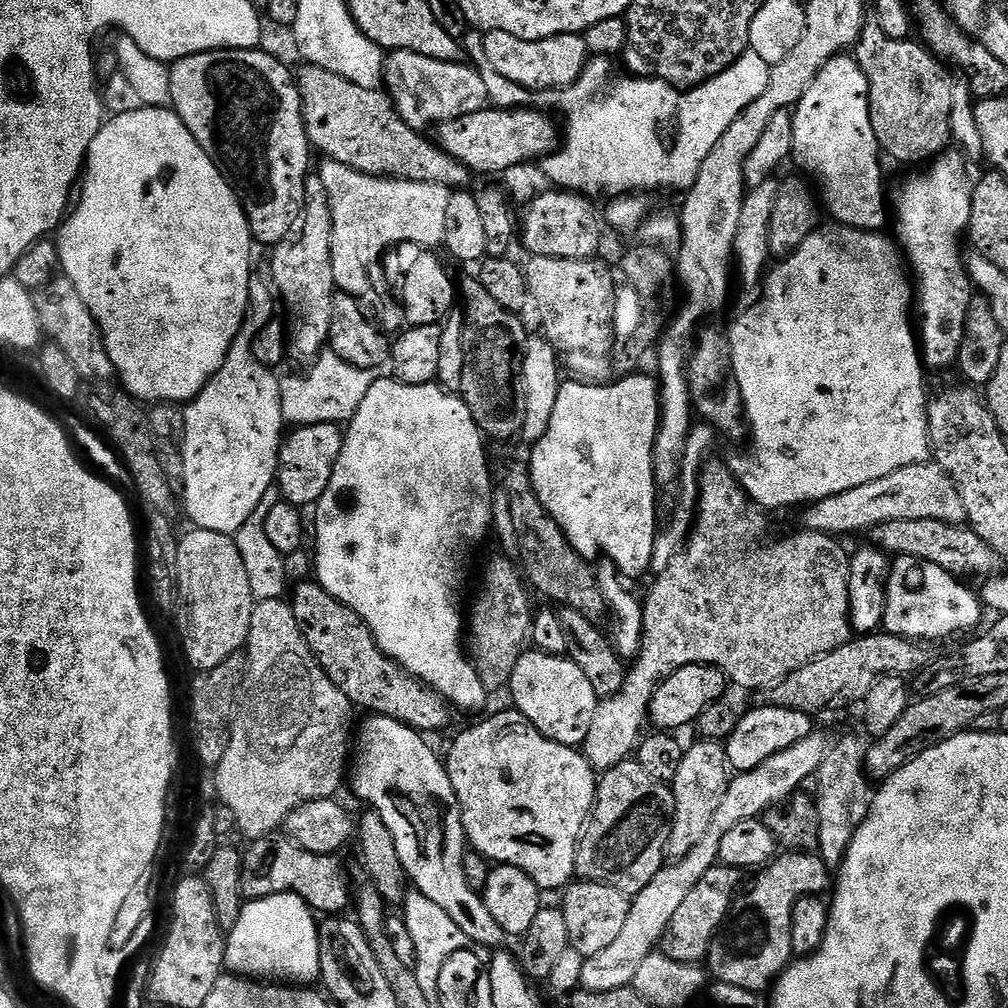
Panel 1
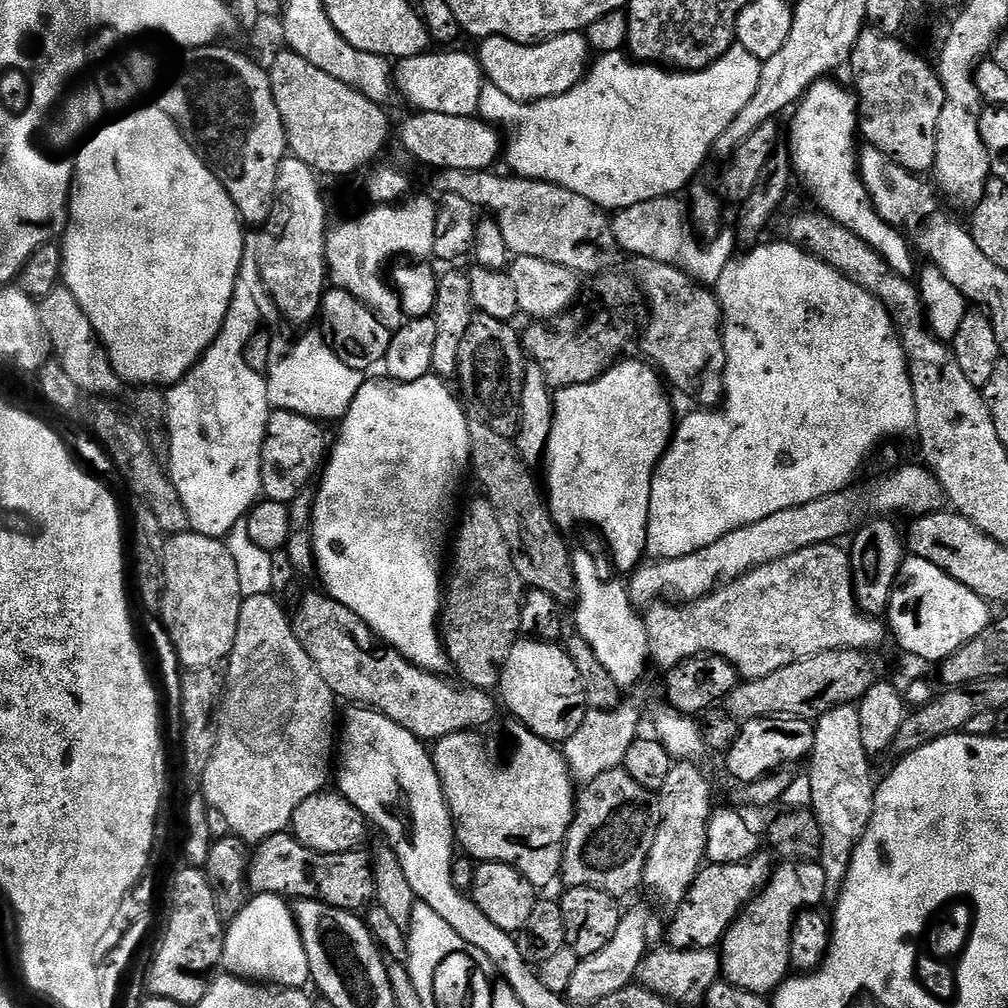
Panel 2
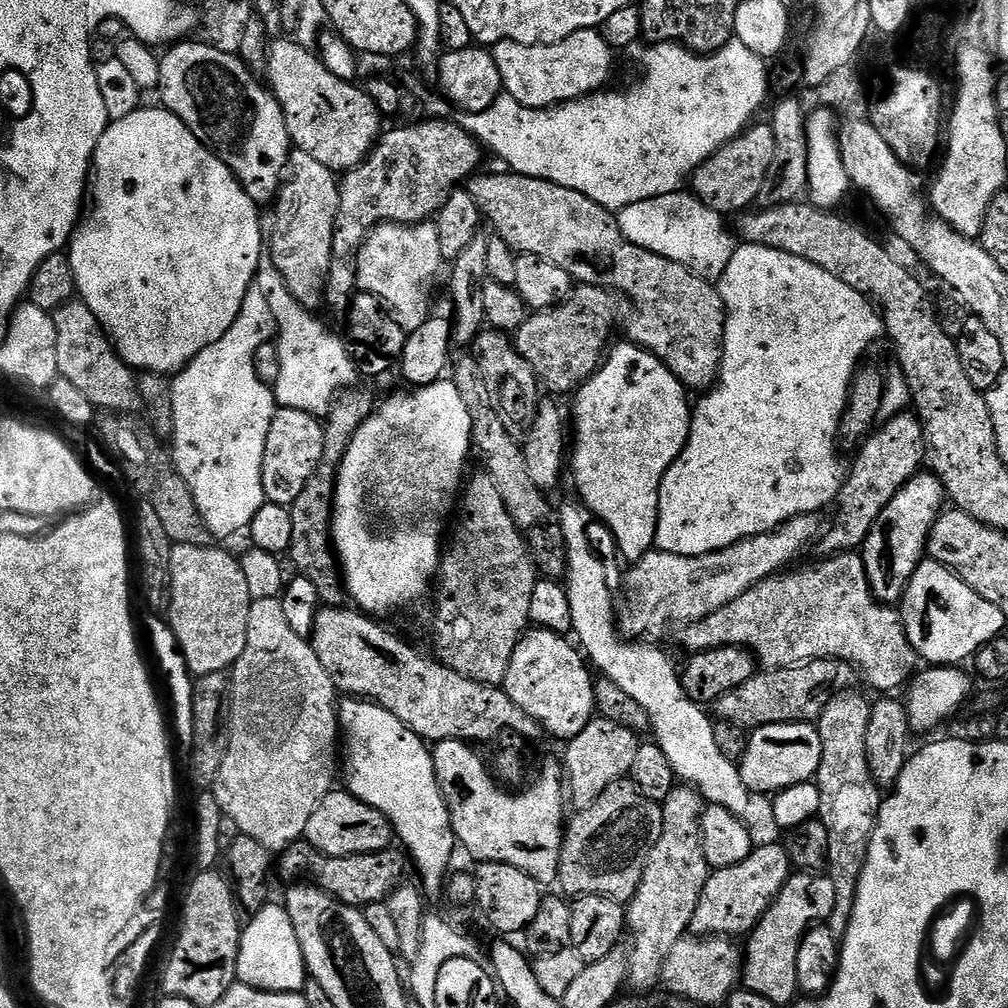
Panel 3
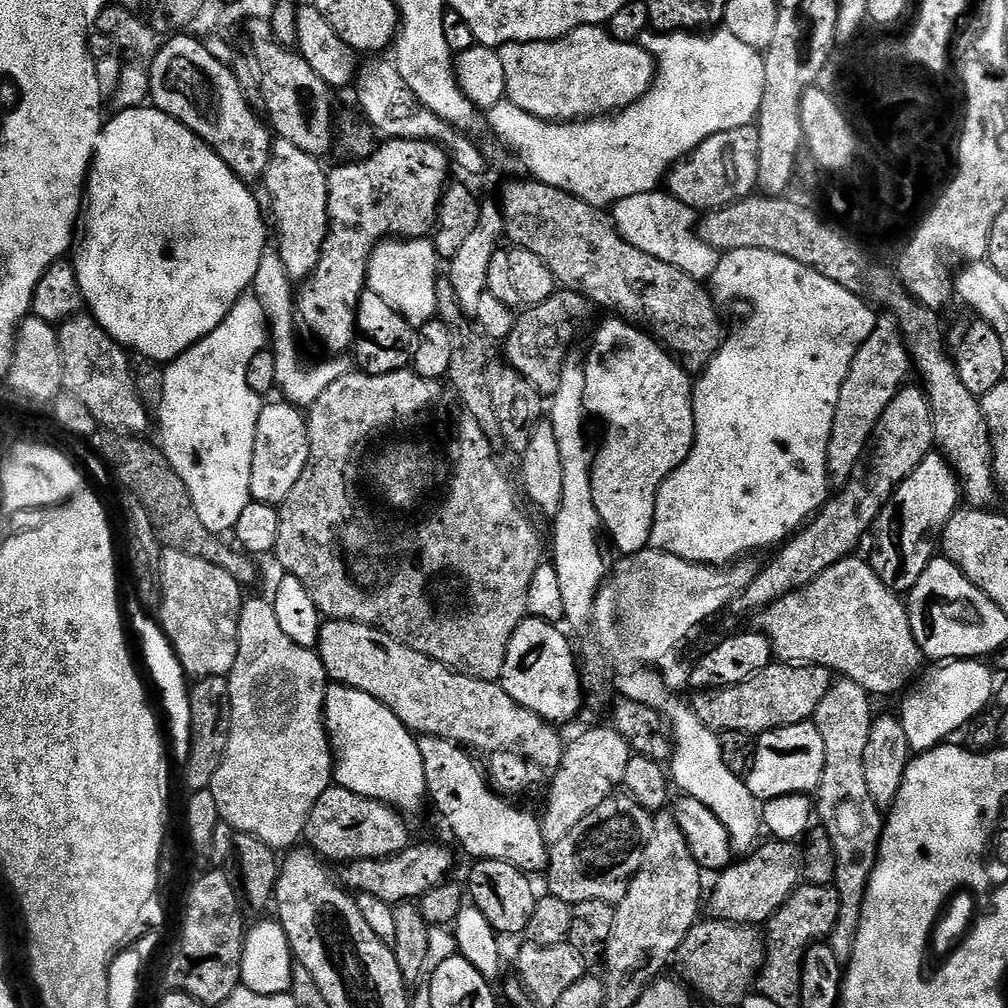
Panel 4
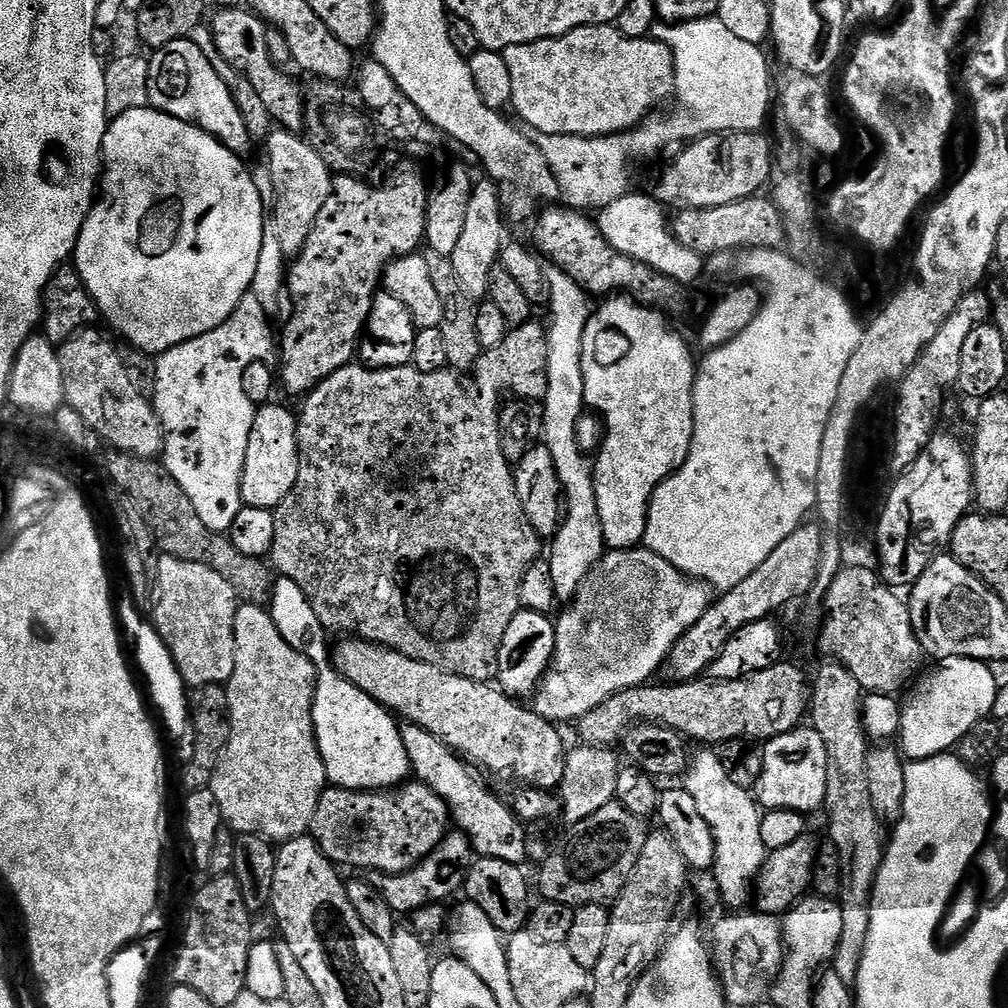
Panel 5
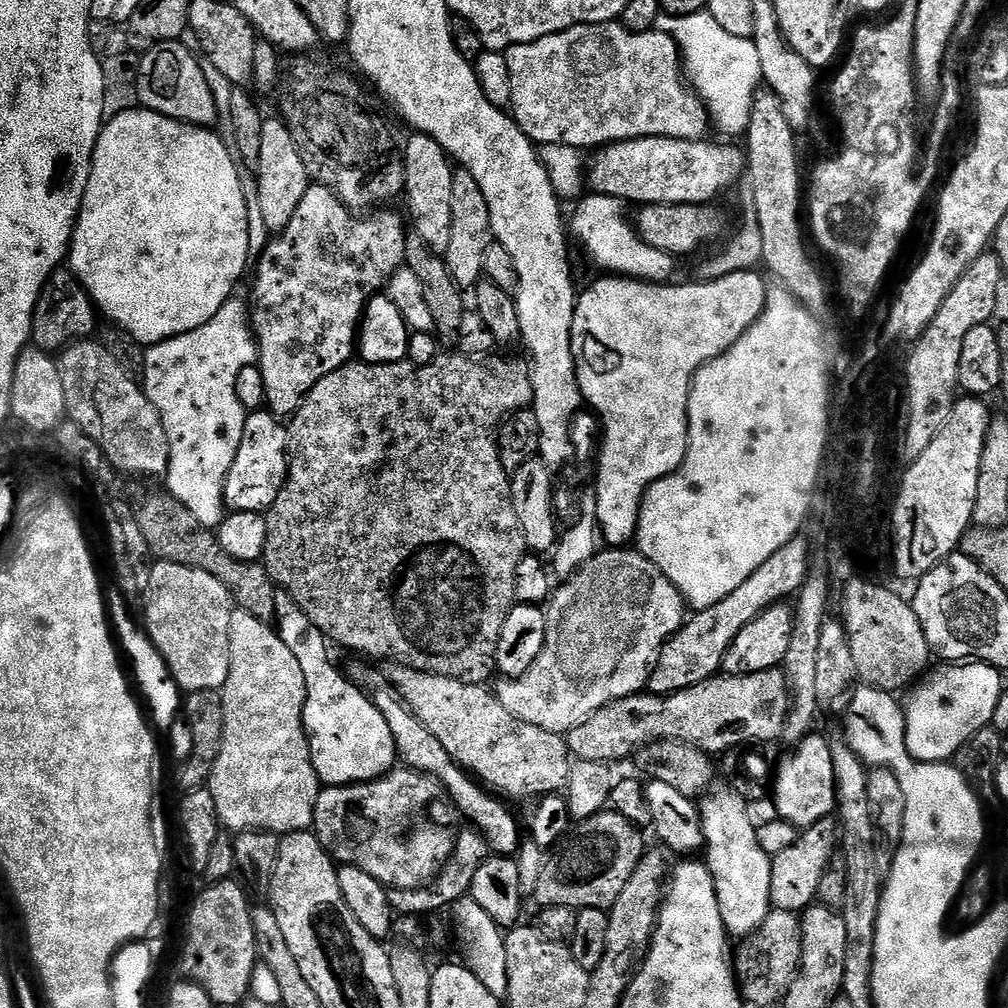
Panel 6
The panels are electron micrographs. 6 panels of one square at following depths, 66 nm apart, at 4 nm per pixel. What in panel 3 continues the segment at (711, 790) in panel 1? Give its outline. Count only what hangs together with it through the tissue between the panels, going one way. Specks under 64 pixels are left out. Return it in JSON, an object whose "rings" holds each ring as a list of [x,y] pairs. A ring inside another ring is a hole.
{"rings":[[[685,784],[673,788],[669,798],[663,801],[662,834],[659,835],[658,842],[647,856],[639,890],[627,903],[625,909],[626,932],[629,937],[632,935],[632,949],[627,949],[626,952],[628,961],[626,984],[633,993],[651,993],[655,989],[652,987],[661,983],[660,971],[666,962],[666,957],[670,955],[671,948],[674,947],[674,942],[682,939],[692,925],[694,910],[697,909],[702,888],[712,872],[706,862],[705,850],[701,846],[700,816],[705,807],[706,802],[701,794],[695,788]]]}

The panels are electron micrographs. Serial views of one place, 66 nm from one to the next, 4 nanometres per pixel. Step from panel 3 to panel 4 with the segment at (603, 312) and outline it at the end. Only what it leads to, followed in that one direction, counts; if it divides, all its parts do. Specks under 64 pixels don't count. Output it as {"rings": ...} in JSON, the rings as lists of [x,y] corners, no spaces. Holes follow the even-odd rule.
{"rings":[[[557,290],[541,304],[525,307],[517,315],[514,330],[502,344],[505,354],[508,355],[508,367],[525,376],[541,394],[555,392],[560,381],[560,371],[566,363],[564,351],[575,338],[576,331],[591,318],[592,311],[592,301],[575,290]]]}

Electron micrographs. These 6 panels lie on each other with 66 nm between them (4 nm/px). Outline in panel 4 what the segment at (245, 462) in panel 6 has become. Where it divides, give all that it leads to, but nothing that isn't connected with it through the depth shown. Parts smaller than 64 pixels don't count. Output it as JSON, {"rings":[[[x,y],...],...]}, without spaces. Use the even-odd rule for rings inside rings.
{"rings":[[[287,402],[265,403],[260,409],[258,434],[254,440],[254,466],[250,470],[250,490],[253,501],[279,506],[294,490],[302,470],[310,458],[310,438],[305,413]]]}

